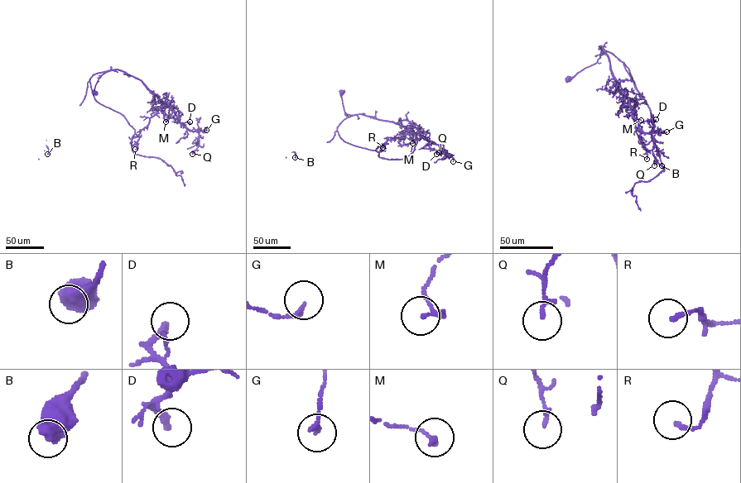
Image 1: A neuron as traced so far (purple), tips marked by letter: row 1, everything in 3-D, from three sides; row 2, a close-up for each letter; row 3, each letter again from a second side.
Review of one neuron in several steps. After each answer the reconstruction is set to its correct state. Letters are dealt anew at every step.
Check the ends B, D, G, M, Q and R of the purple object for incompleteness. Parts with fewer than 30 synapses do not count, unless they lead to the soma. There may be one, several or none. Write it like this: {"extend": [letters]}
{"extend": []}

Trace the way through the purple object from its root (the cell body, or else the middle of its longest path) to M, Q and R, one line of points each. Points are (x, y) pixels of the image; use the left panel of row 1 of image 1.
M: (93, 93), (98, 78), (104, 73), (115, 69), (124, 71), (139, 79), (169, 108), (166, 121)
Q: (93, 93), (98, 78), (109, 70), (117, 69), (138, 78), (182, 126), (198, 132), (199, 145), (192, 154)
R: (93, 93), (102, 74), (117, 69), (139, 79), (164, 103), (157, 107), (157, 112), (140, 131), (135, 149)

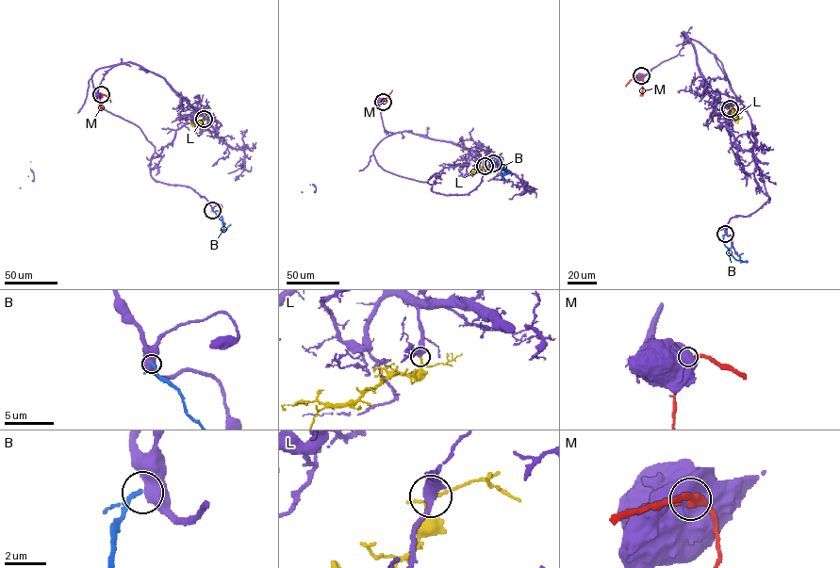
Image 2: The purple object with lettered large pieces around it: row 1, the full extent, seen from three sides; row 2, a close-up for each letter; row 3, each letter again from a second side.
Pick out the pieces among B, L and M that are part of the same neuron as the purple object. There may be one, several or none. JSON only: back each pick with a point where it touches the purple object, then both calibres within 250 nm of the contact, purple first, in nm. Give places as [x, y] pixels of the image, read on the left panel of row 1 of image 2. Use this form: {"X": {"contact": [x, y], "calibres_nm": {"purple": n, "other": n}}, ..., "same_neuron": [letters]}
{"L": {"contact": [204, 119], "calibres_nm": {"purple": 340, "other": 140}}, "same_neuron": ["L"]}

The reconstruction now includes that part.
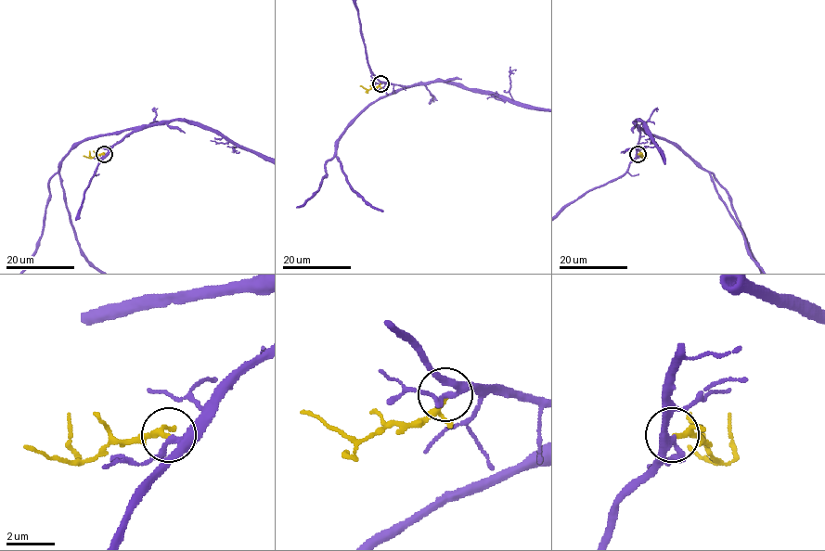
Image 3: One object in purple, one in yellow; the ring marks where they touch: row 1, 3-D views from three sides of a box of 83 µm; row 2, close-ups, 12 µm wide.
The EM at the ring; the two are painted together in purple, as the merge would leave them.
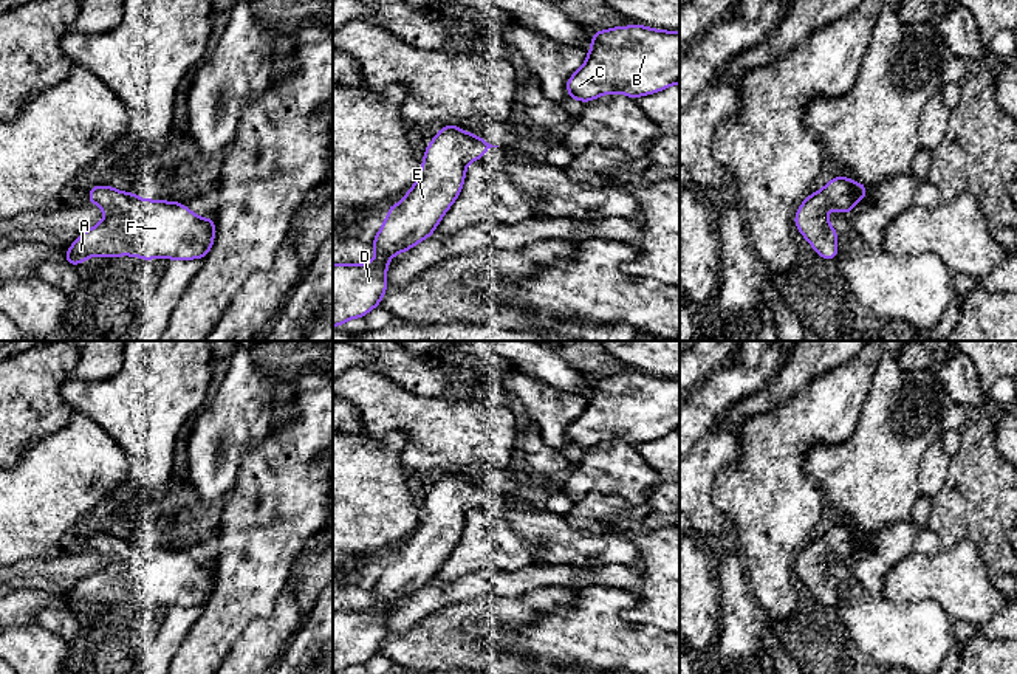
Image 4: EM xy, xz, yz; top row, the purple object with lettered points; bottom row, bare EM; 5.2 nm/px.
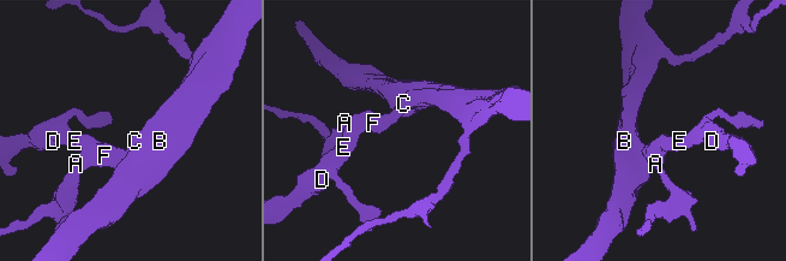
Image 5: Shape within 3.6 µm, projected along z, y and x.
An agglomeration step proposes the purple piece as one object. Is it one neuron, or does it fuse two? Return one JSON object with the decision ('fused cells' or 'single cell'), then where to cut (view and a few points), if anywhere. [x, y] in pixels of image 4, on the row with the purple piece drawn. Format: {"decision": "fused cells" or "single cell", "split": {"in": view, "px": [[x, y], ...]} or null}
{"decision": "single cell", "split": null}

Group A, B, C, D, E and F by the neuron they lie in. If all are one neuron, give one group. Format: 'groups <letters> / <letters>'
groups A B C D E F

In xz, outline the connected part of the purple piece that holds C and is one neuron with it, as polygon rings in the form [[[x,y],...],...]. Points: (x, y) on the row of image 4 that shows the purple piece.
[[[644,25],[593,31],[584,65],[568,77],[568,98],[585,104],[601,95],[622,93],[632,99],[680,84],[680,31],[659,31]]]

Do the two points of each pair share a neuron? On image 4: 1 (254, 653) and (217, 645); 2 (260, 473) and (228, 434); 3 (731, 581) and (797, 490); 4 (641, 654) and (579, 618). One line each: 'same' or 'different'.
1: different
2: different
3: different
4: same

